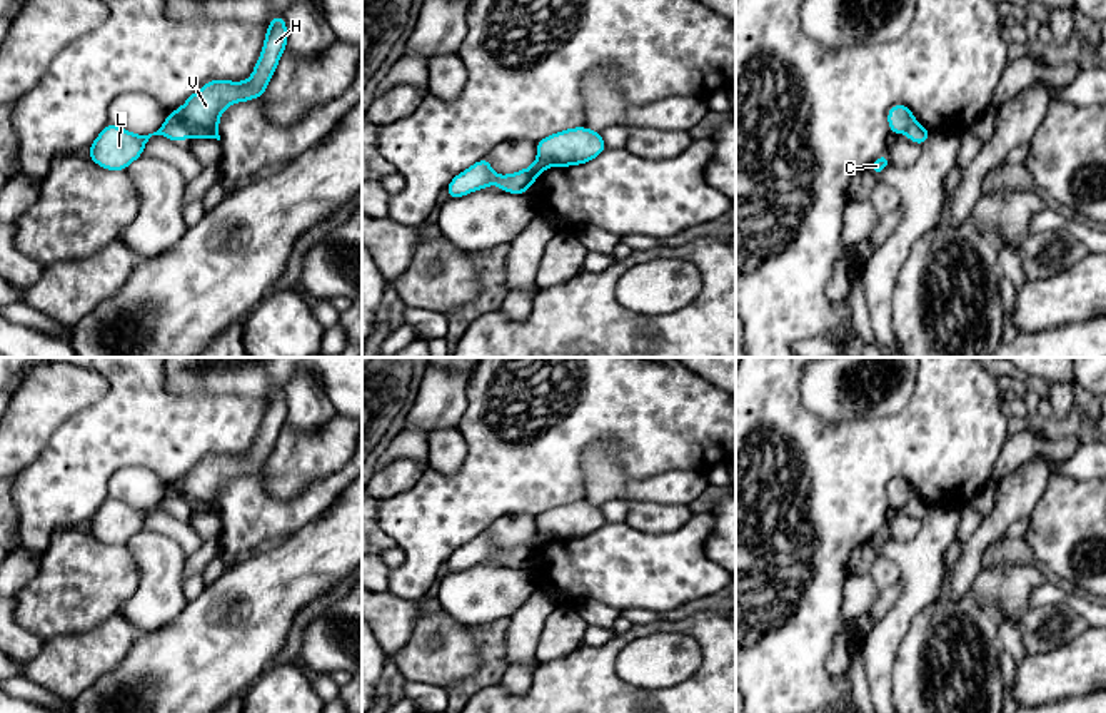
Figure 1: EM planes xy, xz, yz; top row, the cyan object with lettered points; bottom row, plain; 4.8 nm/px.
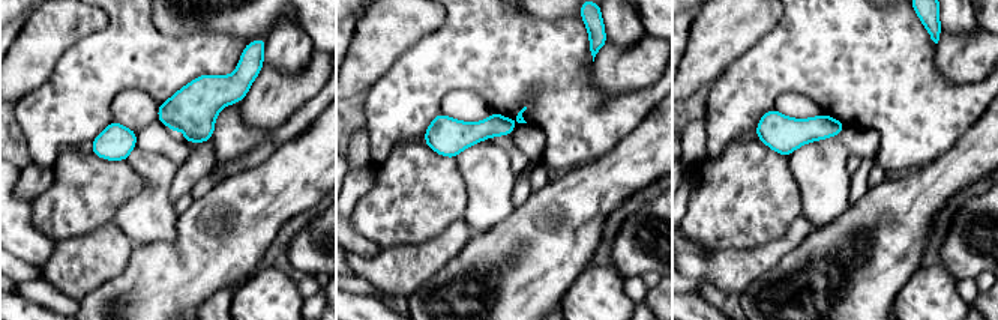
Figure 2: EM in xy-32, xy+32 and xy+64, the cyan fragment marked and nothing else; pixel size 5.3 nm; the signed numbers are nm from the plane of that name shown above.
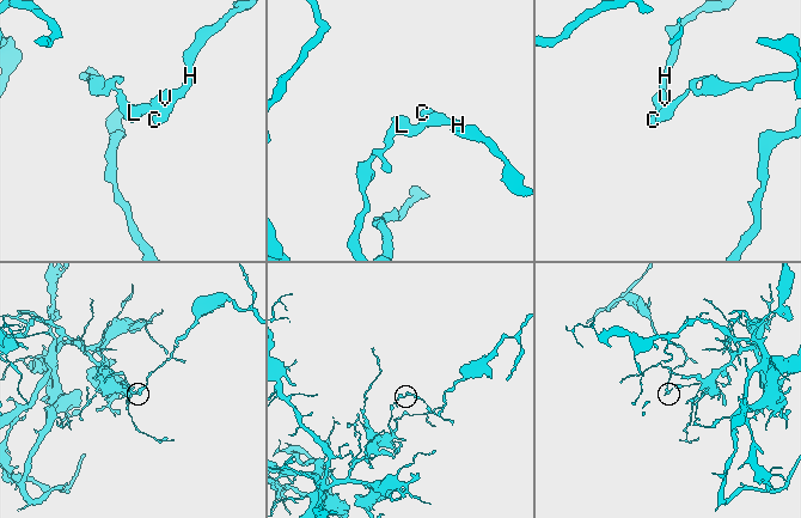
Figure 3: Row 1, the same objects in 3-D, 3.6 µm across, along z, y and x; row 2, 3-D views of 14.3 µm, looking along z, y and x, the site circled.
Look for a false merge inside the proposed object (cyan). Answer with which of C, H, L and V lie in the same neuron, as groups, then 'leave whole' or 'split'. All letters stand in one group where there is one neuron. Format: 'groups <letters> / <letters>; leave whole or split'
groups C H V / L; split

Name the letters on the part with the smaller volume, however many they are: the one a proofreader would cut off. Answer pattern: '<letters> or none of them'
C, H, V

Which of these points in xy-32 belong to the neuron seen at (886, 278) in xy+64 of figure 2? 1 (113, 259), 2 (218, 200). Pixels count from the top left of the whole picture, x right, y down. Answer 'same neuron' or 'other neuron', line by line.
1: other neuron
2: same neuron

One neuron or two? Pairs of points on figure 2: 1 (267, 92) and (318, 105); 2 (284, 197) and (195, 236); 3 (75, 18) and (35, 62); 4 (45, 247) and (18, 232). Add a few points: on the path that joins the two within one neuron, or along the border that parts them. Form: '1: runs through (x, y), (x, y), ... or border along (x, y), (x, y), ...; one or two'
1: border along (320, 89), (279, 126); two
2: runs through (261, 205), (233, 233), (218, 239); one
3: runs through (65, 29), (42, 51); one
4: runs through (39, 247), (33, 247), (24, 238); one

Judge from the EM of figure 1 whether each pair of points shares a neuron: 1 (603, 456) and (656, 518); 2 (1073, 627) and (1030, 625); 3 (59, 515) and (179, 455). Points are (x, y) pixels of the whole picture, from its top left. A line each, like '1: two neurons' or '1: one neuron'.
1: two neurons
2: one neuron
3: one neuron

